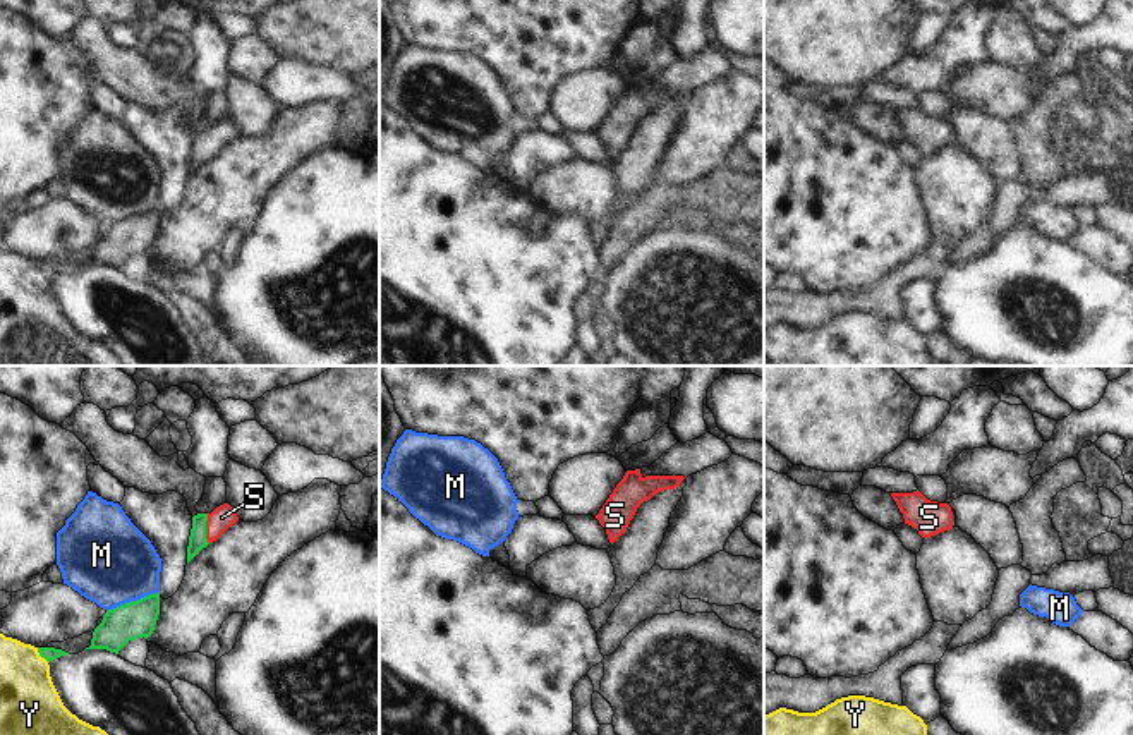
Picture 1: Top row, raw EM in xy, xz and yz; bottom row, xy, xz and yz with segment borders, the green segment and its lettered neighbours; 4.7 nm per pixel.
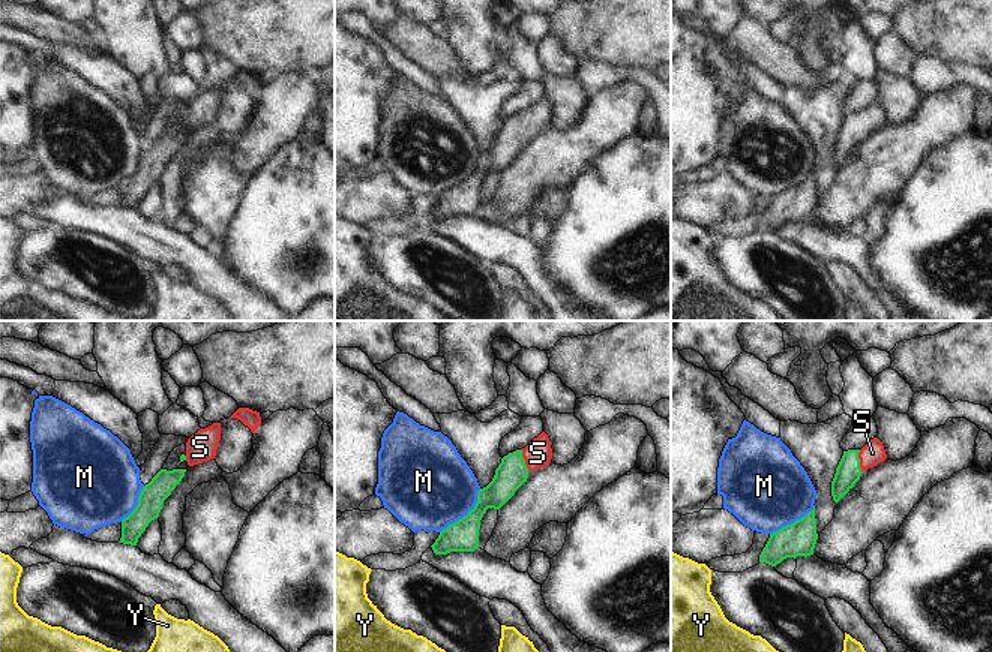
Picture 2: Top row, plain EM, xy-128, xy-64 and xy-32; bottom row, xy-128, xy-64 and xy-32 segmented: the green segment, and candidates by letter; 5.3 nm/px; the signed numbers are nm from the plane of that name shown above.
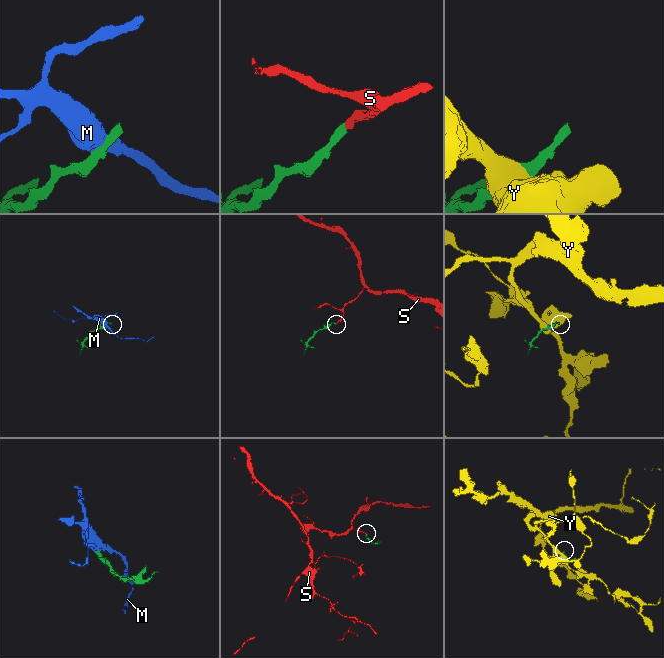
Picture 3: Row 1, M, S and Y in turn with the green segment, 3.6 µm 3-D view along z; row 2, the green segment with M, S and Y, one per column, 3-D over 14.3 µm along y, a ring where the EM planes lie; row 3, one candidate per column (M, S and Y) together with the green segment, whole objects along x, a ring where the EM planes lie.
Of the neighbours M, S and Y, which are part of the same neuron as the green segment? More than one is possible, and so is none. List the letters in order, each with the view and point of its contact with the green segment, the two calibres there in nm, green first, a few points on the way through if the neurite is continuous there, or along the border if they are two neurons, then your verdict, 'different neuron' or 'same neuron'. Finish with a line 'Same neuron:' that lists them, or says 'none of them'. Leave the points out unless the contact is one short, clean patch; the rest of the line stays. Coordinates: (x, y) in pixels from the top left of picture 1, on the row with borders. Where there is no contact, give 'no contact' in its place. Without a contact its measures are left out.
M: contact xy (133, 601); calibres 180 and 400 nm; border xy (158, 591), (121, 603), (107, 612); different neuron
S: contact xy (205, 529); calibres 80 and 110 nm; way xy (198, 540), (205, 529), (222, 517); same neuron
Y: contact xy (42, 656); calibres 60 and 280 nm; different neuron
Same neuron: S

